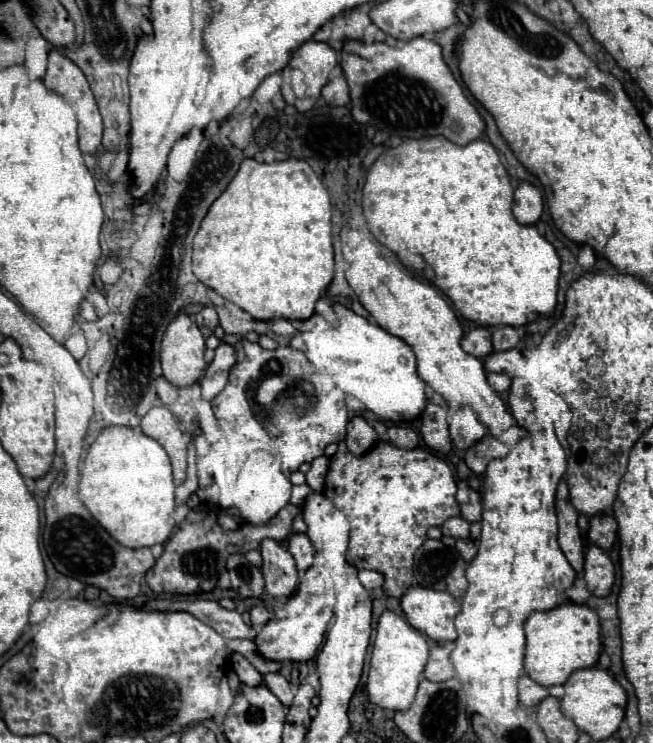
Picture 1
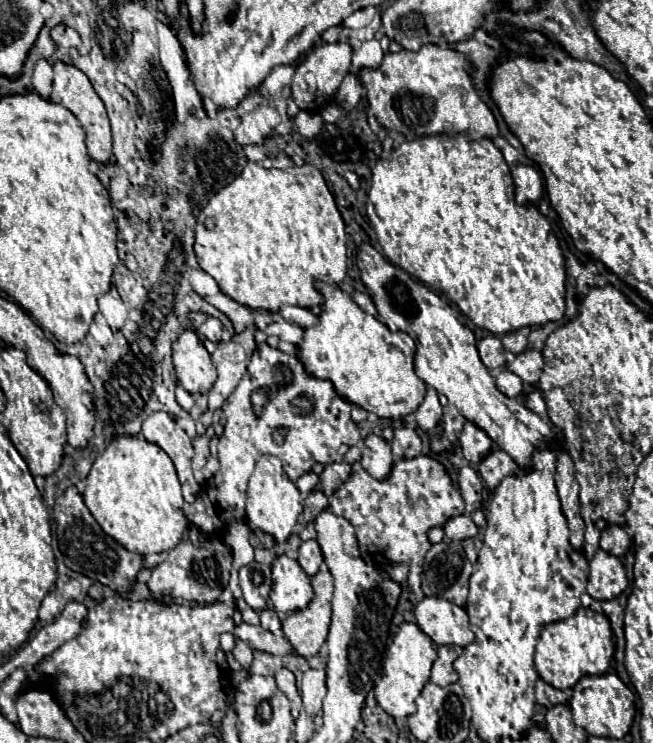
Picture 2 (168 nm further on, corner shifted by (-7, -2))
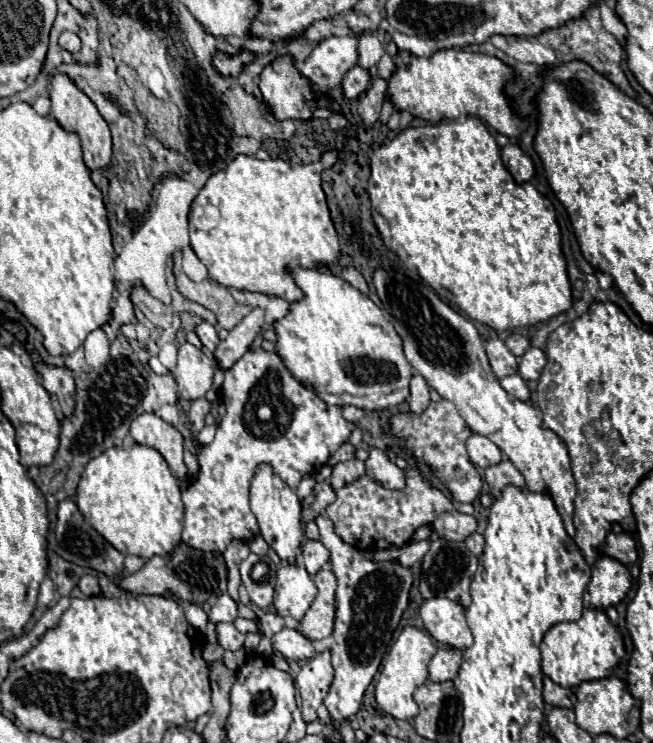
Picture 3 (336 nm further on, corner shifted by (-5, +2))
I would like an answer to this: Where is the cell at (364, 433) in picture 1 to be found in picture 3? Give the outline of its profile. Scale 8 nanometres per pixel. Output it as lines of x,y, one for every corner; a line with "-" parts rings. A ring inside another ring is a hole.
371,448
369,450
369,460
365,462
365,466
367,466
367,476
371,480
375,480
377,484
381,484
385,488
393,488
393,490
405,488
403,470
399,470
397,464
393,464
383,450

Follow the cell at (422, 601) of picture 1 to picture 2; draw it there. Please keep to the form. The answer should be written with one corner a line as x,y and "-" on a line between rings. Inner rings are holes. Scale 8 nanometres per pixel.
425,596
415,606
415,622
421,628
421,632
429,636
437,646
467,646
473,642
473,632
469,632
467,628
467,622
469,622
467,612
451,604
449,600
443,600
437,596

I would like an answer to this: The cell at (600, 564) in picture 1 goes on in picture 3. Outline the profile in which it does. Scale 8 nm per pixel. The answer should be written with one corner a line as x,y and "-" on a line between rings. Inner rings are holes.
603,556
595,562
593,576
587,586
593,608
605,610
609,606
619,604
629,592
629,588
631,588
631,574
621,562
609,556

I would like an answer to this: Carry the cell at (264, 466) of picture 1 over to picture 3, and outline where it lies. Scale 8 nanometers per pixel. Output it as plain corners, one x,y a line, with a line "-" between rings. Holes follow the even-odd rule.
267,464
259,466
251,482
251,510
259,522
261,536
265,538
265,542
277,552
283,562
293,564
295,558
301,554
301,542
305,540
301,522
301,502
295,492

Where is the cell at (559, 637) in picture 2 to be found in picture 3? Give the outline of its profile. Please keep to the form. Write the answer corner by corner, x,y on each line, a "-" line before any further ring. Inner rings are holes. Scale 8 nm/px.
585,608
577,622
559,622
551,626
541,642
541,668
553,682
561,684
563,688
575,688
585,680
601,680
611,676
623,656
623,636
603,610
593,608

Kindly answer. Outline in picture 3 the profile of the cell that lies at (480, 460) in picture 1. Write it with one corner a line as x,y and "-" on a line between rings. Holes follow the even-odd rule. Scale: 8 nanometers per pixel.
505,458
503,462
499,462
497,466
491,466
485,470
485,480
489,484
489,490
491,494
497,498
501,496
501,490
507,486
507,484
513,484
517,488
525,488
525,480
521,476
521,472

